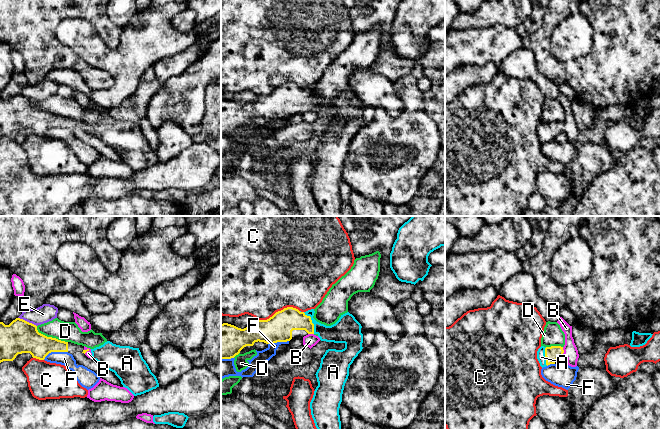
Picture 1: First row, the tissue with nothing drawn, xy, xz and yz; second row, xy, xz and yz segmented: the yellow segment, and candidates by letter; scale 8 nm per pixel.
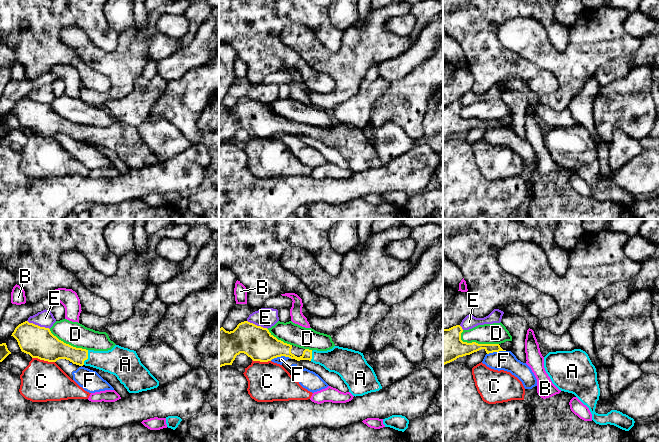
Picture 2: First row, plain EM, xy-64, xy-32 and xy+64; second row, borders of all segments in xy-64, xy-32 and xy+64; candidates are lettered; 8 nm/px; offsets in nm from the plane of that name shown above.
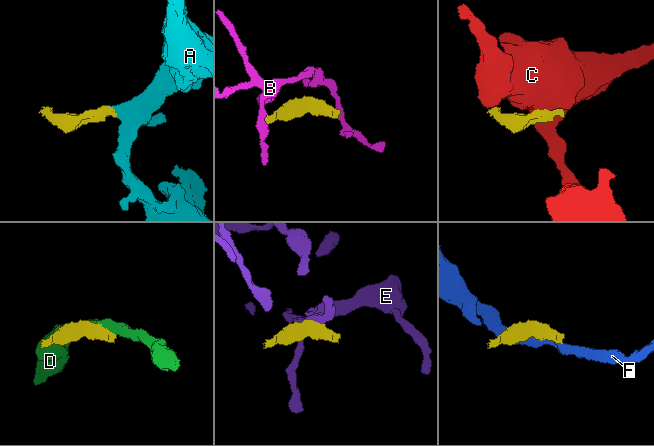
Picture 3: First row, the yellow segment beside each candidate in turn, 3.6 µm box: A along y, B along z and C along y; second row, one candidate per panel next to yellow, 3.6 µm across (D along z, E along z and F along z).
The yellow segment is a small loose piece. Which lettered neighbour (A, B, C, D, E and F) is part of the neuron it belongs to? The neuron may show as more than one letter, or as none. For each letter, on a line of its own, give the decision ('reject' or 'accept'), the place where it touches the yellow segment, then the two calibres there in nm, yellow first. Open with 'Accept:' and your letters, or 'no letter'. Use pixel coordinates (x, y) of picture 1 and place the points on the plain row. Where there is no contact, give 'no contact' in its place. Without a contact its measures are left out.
Accept: A
A: accept; meets yellow in xz at (311, 98); 200 nm thick on the yellow side, 170 nm on the other
B: reject; meets yellow in yz at (563, 127); 120 nm thick on the yellow side, 110 nm on the other
C: reject; meets yellow in xz at (278, 87); 220 nm thick on the yellow side, 500 nm on the other
D: reject; meets yellow in xy at (50, 113); 260 nm thick on the yellow side, 160 nm on the other
E: reject; meets yellow in xy at (26, 97); 260 nm thick on the yellow side, 140 nm on the other
F: reject; meets yellow in xy at (55, 127); 220 nm thick on the yellow side, 110 nm on the other

